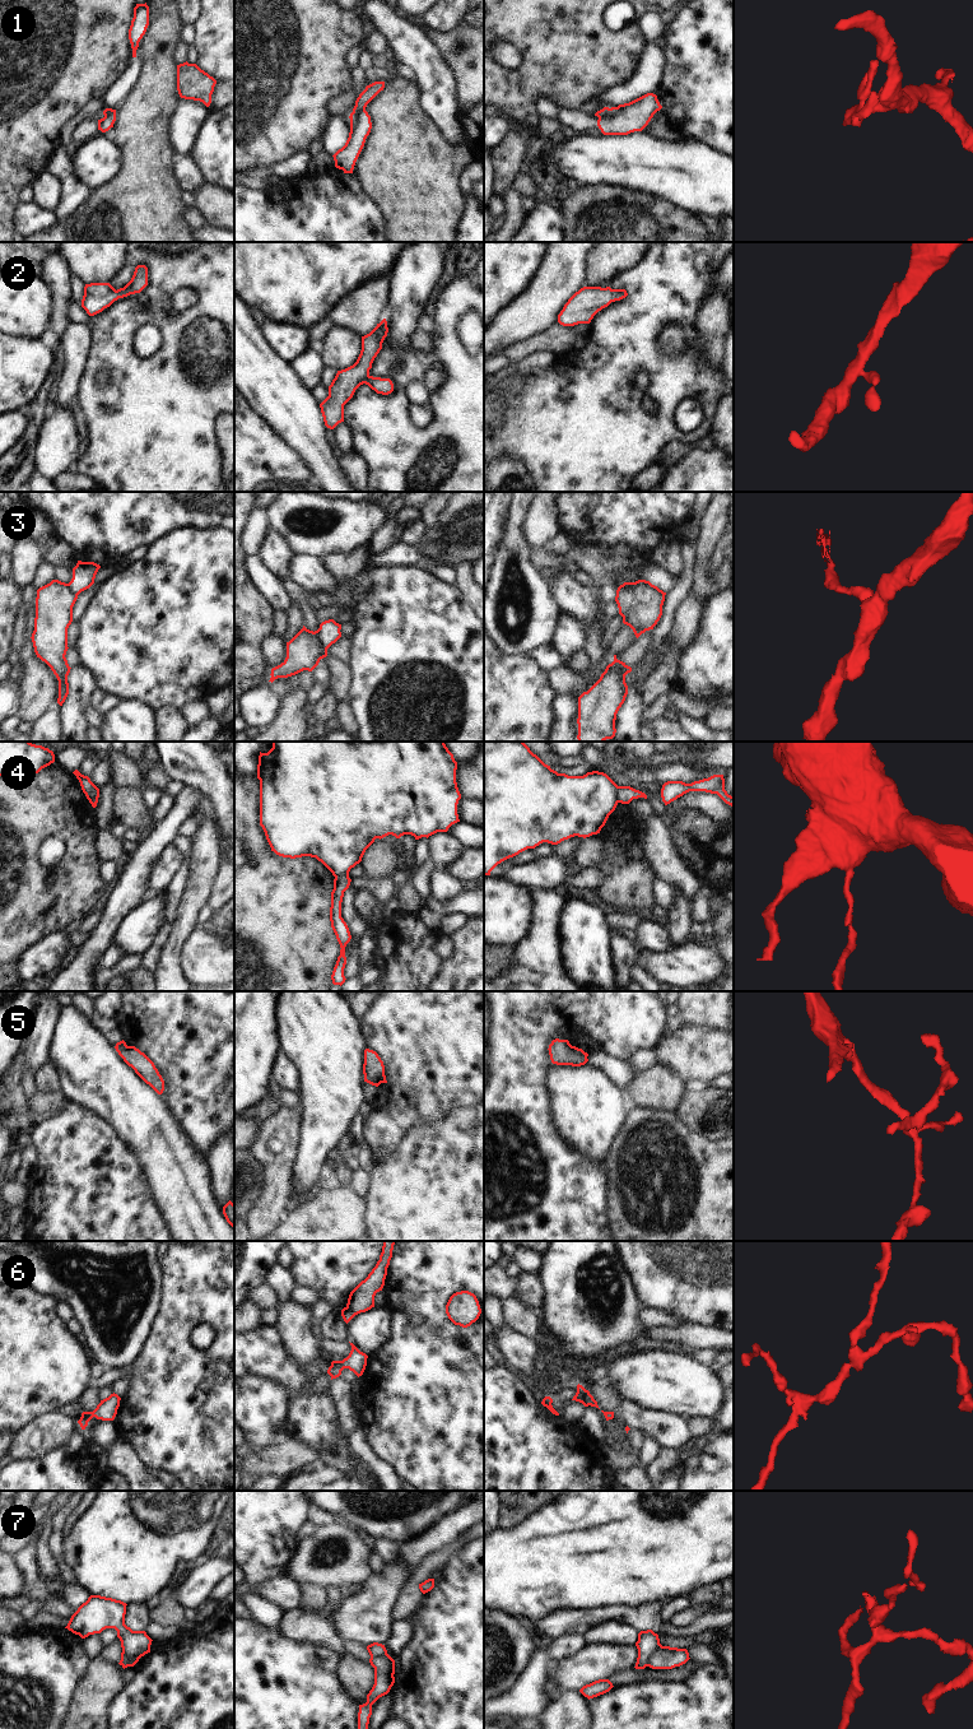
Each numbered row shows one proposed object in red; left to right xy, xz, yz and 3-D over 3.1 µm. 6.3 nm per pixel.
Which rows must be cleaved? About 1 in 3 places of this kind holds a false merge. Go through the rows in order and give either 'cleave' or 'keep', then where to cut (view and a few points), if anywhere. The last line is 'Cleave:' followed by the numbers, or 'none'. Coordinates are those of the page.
1: cleave; cut in xz along (353, 108), (364, 110)
2: keep; no cut
3: cleave; cut in xz along (319, 628), (321, 644), (326, 649)
4: cleave; cut in yz along (617, 786), (617, 799), (619, 802)
5: keep; no cut
6: keep; no cut
7: cleave; cut in xy along (139, 1657), (126, 1659), (122, 1667)
Cleave: 1, 3, 4, 7

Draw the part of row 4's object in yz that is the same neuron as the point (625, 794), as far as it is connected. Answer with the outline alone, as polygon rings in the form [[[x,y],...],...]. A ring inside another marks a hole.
[[[618,786],[616,789],[618,801],[621,804],[629,804],[633,799],[644,798],[647,795],[639,790],[636,790],[630,786]]]

